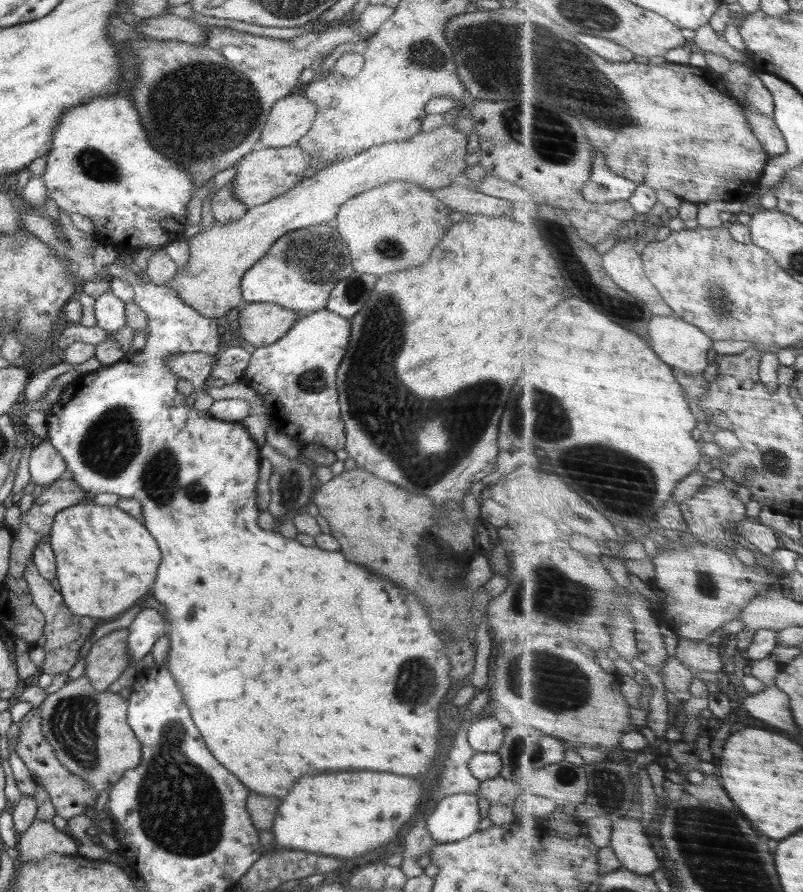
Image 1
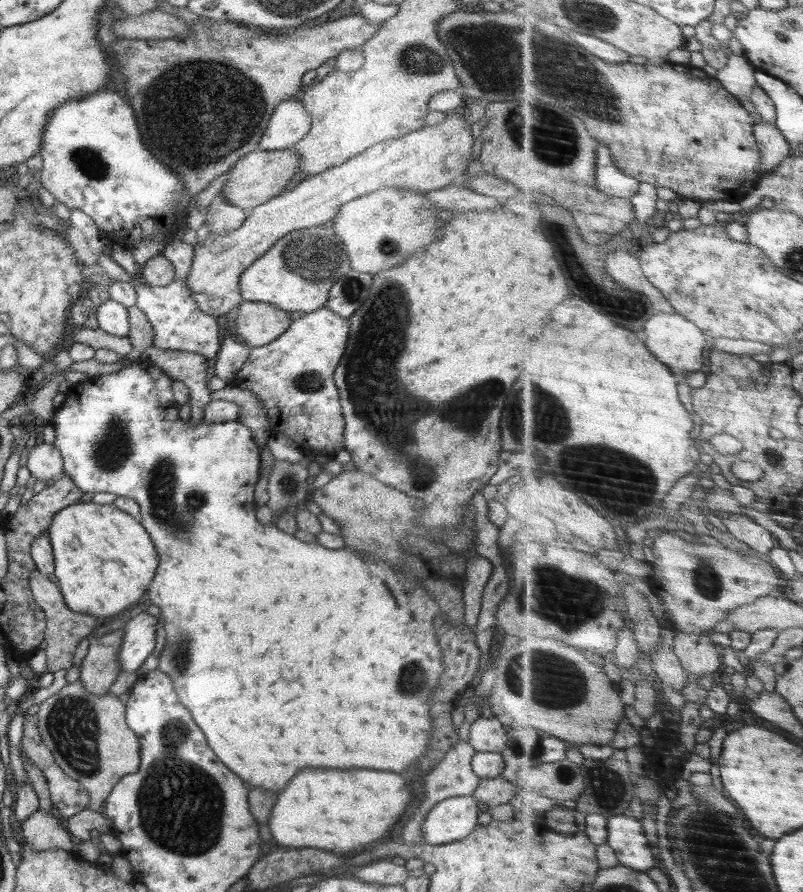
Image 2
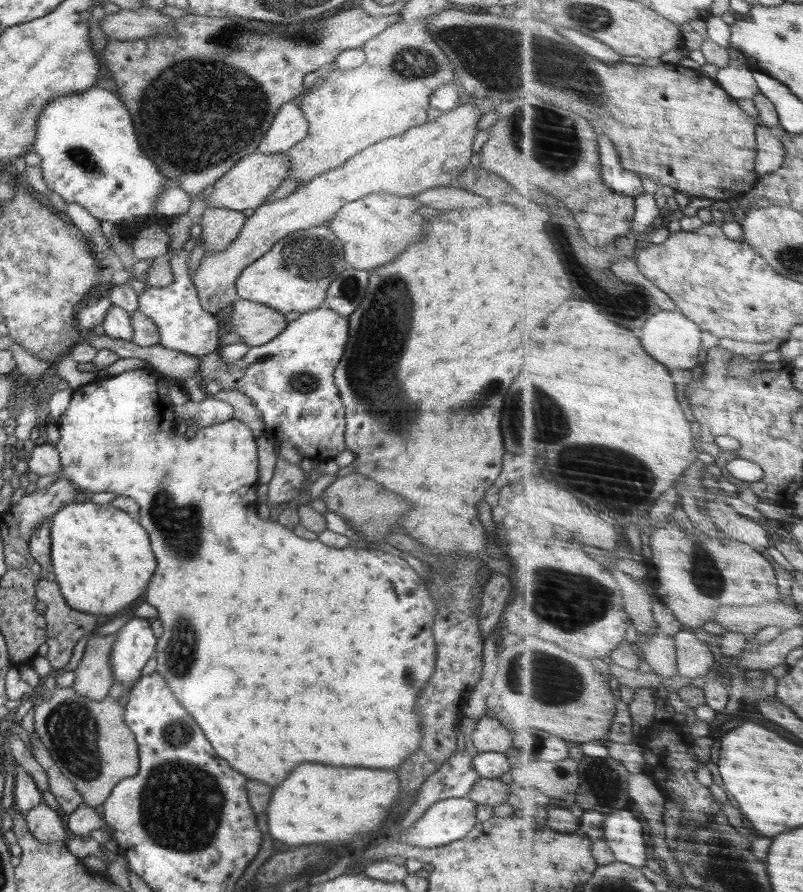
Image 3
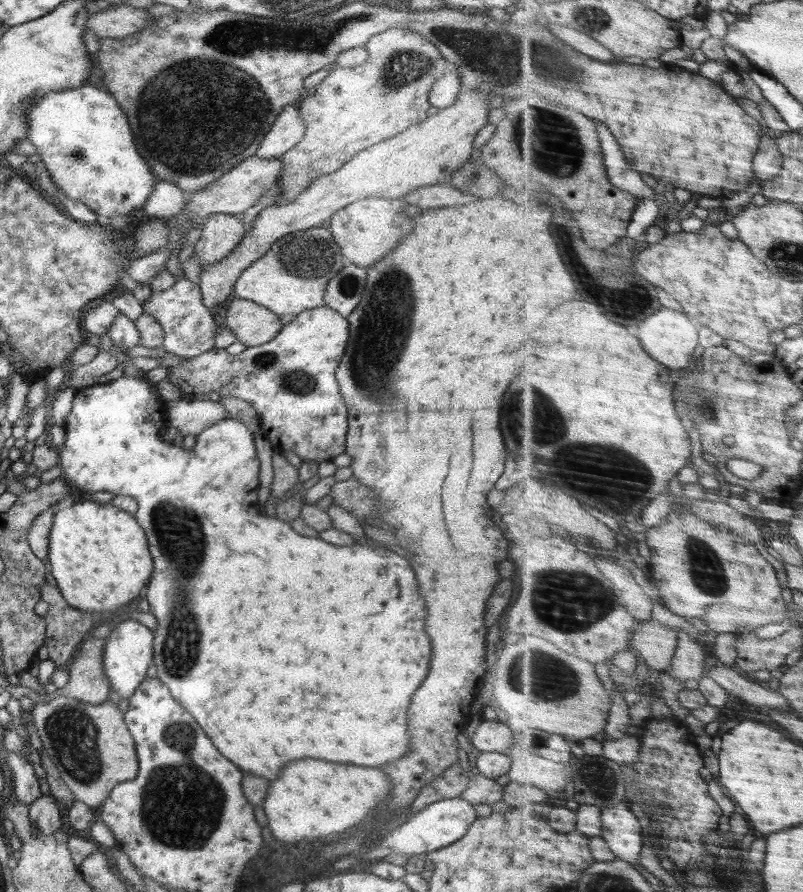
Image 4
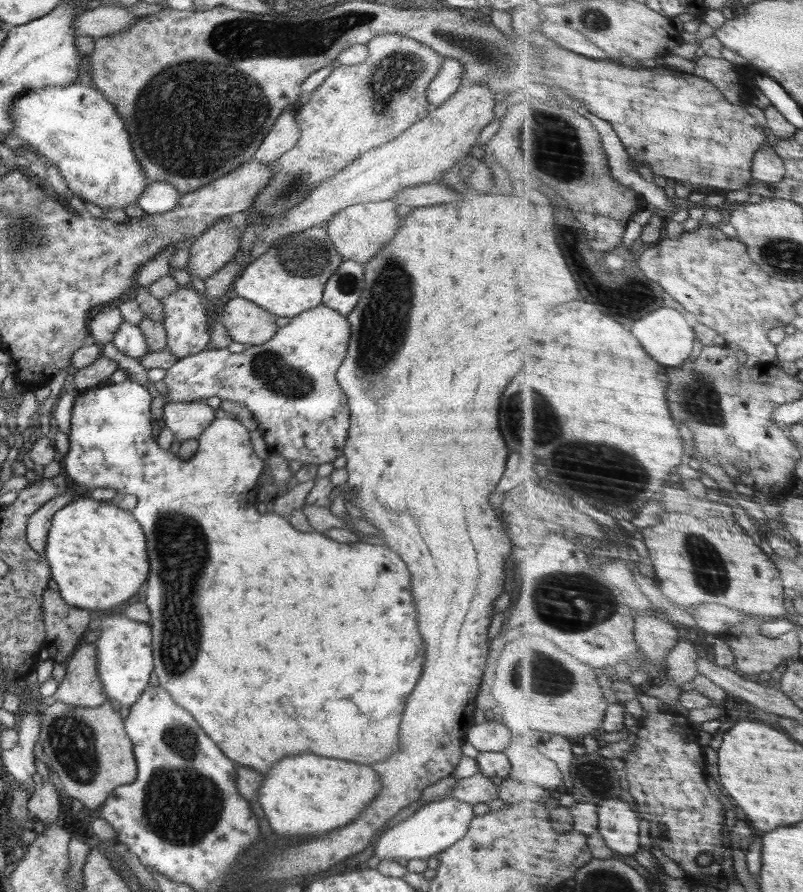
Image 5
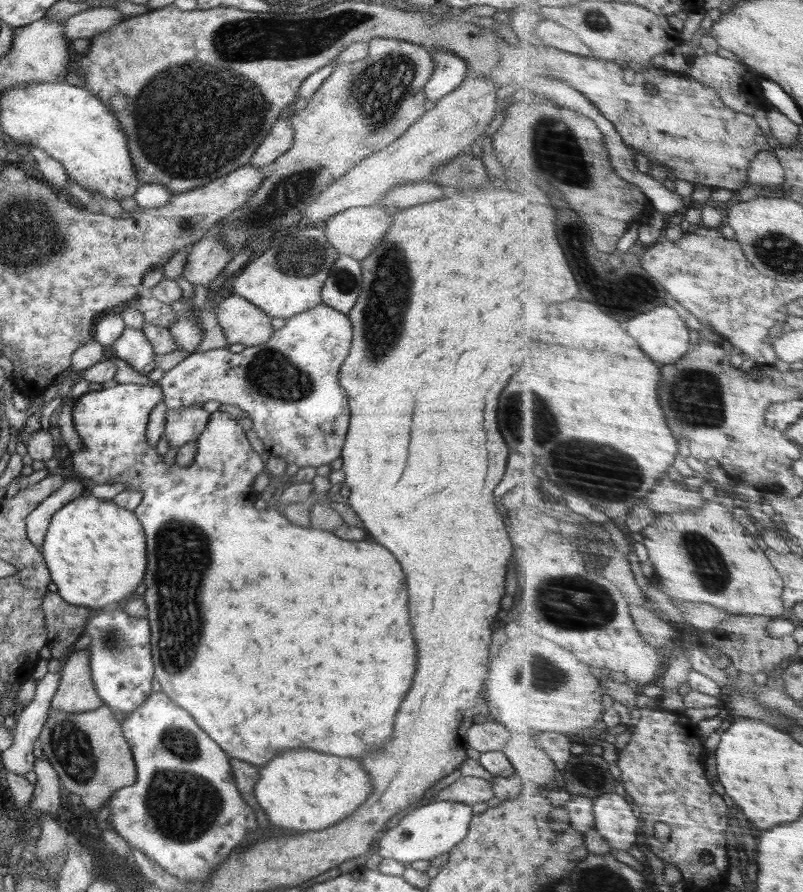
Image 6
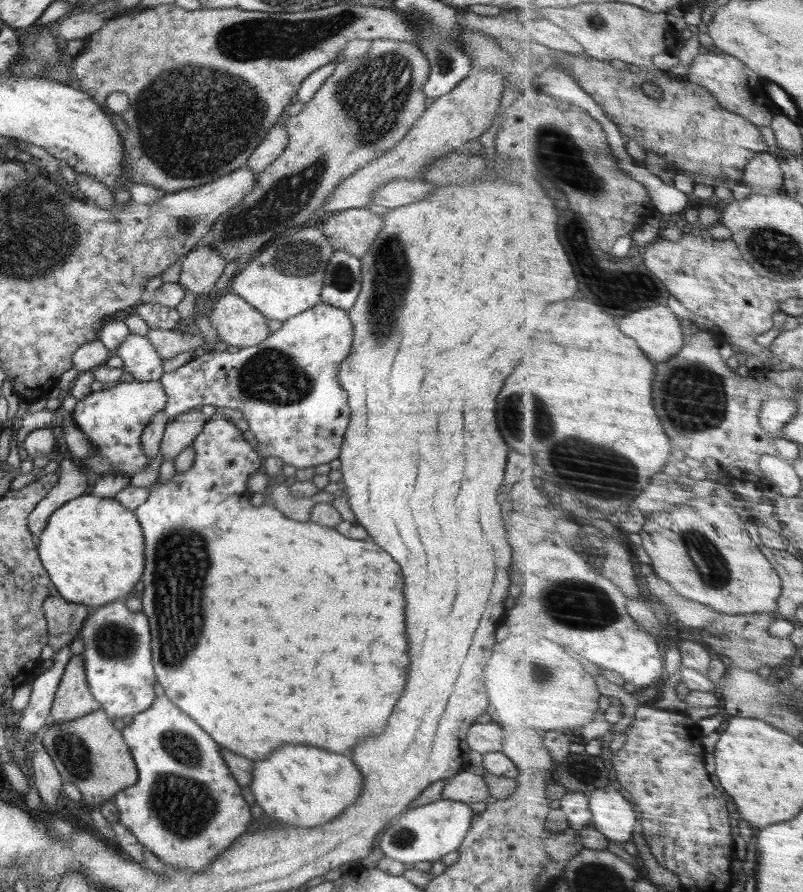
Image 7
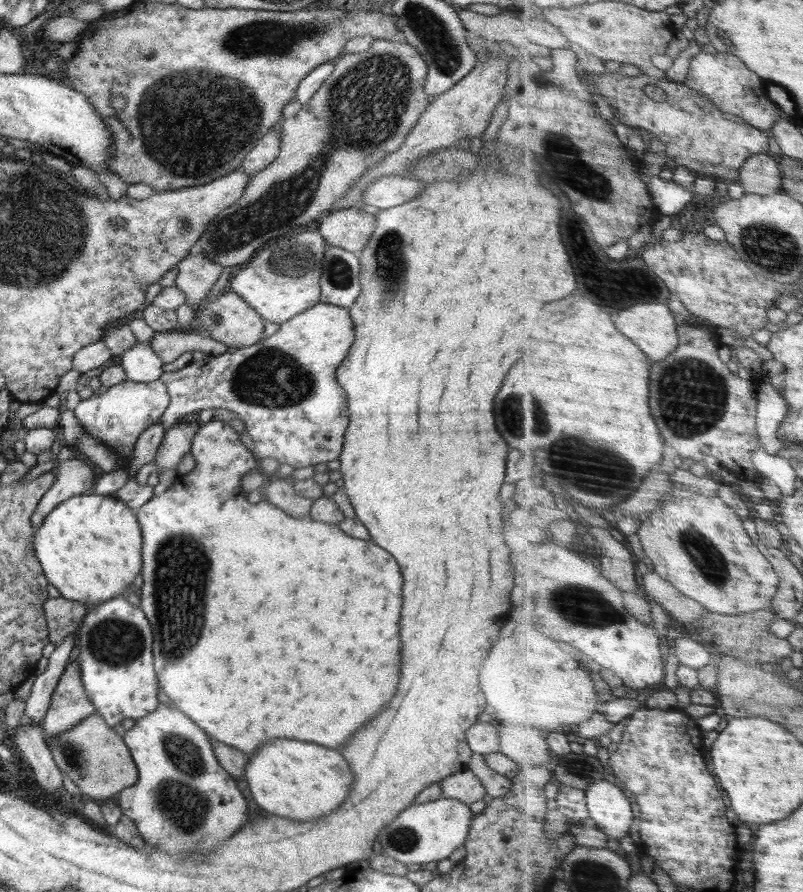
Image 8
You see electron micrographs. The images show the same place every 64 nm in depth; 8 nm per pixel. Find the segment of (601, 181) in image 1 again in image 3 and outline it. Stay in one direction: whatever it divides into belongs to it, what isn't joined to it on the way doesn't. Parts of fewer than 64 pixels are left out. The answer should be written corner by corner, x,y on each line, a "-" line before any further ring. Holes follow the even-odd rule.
602,134
599,141
603,159
603,179
605,184
612,190
627,194
628,196
637,198
643,195
647,191
644,188
643,177
639,173
628,172
627,168
624,168
623,157
620,156
611,137

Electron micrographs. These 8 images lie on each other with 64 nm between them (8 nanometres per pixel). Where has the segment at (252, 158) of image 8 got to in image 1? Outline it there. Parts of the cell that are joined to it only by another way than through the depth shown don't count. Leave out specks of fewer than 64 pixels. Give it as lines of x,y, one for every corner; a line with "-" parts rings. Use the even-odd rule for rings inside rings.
302,93
277,100
268,113
261,132
261,141
270,148
289,147
312,128
316,105

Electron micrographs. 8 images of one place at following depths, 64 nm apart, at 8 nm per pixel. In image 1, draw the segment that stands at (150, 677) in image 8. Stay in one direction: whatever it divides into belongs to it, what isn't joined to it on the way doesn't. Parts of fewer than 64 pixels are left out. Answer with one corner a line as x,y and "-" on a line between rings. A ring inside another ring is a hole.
148,608
144,614
138,614
127,628
129,666
152,650
152,646
160,636
166,634
168,624
163,614
154,608

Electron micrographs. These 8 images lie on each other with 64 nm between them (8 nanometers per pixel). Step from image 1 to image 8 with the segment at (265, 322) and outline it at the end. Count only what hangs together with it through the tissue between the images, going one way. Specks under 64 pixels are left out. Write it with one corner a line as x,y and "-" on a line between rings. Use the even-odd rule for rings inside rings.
234,292
220,293
217,298
211,297
197,308
194,325
202,327
205,335
226,344
242,348
252,346
262,339
265,321
259,314
238,294

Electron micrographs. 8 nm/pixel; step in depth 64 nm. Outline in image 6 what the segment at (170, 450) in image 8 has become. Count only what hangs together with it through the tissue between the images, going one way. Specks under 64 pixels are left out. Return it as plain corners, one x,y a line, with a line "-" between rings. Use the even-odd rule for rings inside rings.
202,405
185,406
176,410
166,411
165,435
168,438
170,448
177,450
196,441
200,433
206,428
211,416

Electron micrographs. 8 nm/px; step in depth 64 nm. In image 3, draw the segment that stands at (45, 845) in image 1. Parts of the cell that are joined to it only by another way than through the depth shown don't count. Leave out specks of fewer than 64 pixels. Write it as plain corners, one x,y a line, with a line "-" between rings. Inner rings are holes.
45,802
38,807
32,808
25,816
25,824
28,834
38,842
64,842
71,836
68,830
64,829
64,822
61,819
62,813
54,811
46,806

